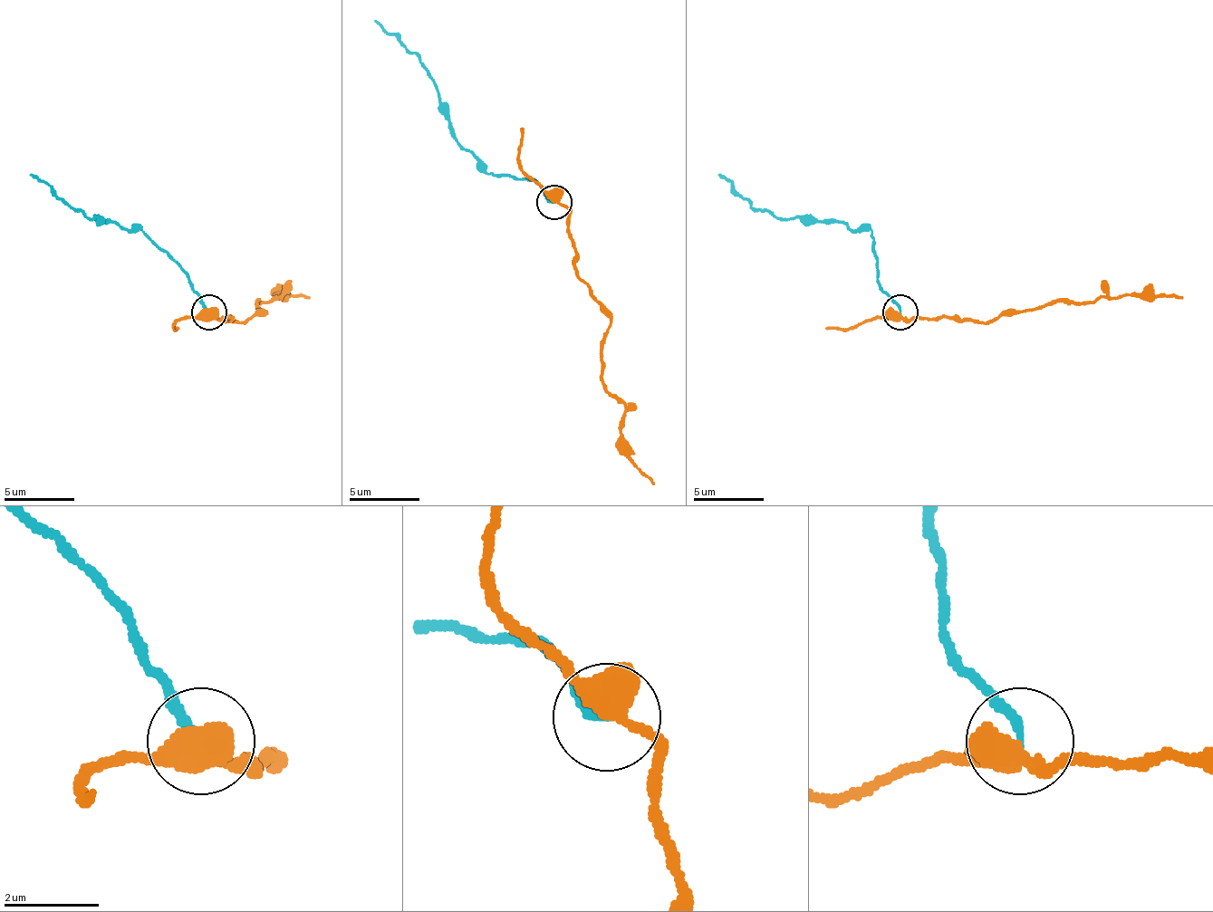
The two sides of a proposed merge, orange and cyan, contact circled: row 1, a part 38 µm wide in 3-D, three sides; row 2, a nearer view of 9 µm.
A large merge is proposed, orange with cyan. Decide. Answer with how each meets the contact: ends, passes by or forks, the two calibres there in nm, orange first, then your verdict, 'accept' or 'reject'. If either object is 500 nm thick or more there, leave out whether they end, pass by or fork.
orange forks there; cyan ends there; 400 nm thick on the orange side, 190 nm on the other; reject

